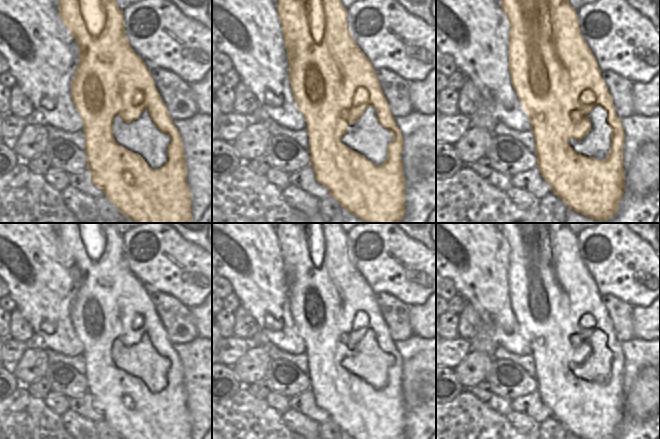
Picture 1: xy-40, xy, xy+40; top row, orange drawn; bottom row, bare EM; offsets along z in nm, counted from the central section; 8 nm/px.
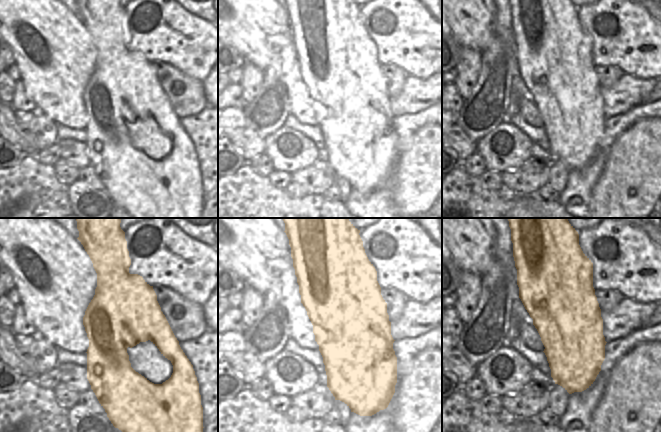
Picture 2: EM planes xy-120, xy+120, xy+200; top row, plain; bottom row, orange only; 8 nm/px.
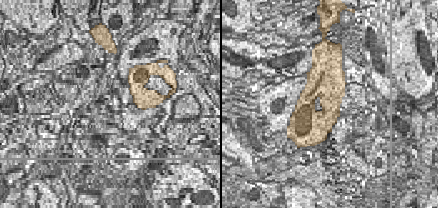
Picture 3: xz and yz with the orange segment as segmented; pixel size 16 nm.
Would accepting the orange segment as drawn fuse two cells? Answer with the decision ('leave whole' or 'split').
leave whole

